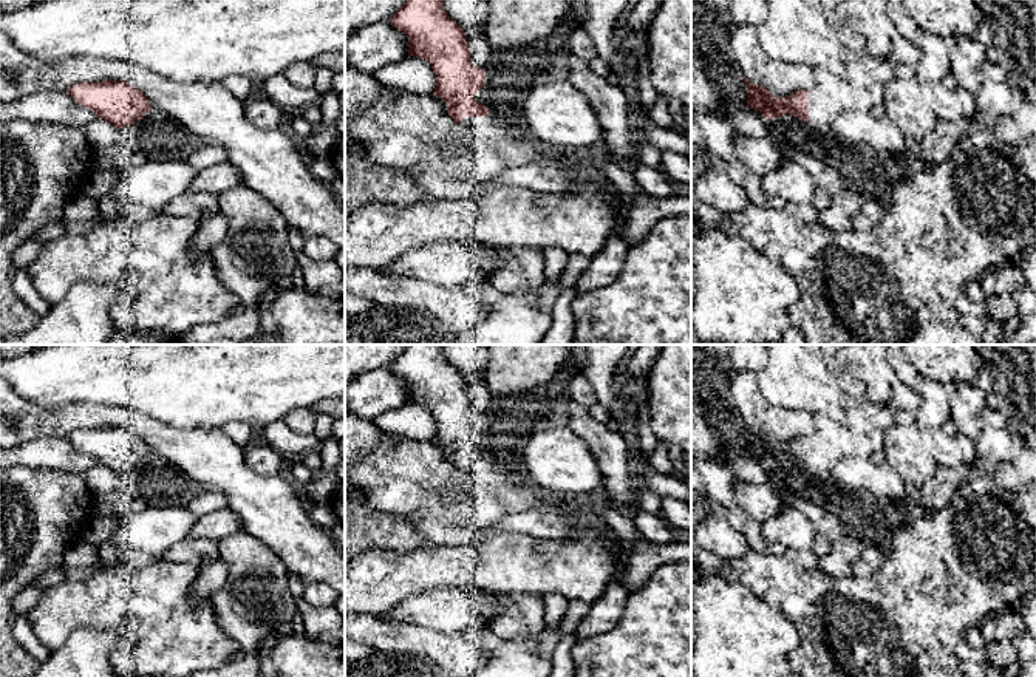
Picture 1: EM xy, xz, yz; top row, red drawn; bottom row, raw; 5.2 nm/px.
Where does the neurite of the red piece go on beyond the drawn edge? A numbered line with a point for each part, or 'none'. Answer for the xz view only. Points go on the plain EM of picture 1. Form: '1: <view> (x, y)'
1: xz (511, 492)

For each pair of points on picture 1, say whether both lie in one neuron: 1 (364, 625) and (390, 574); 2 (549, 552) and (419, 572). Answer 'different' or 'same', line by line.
1: different
2: same

